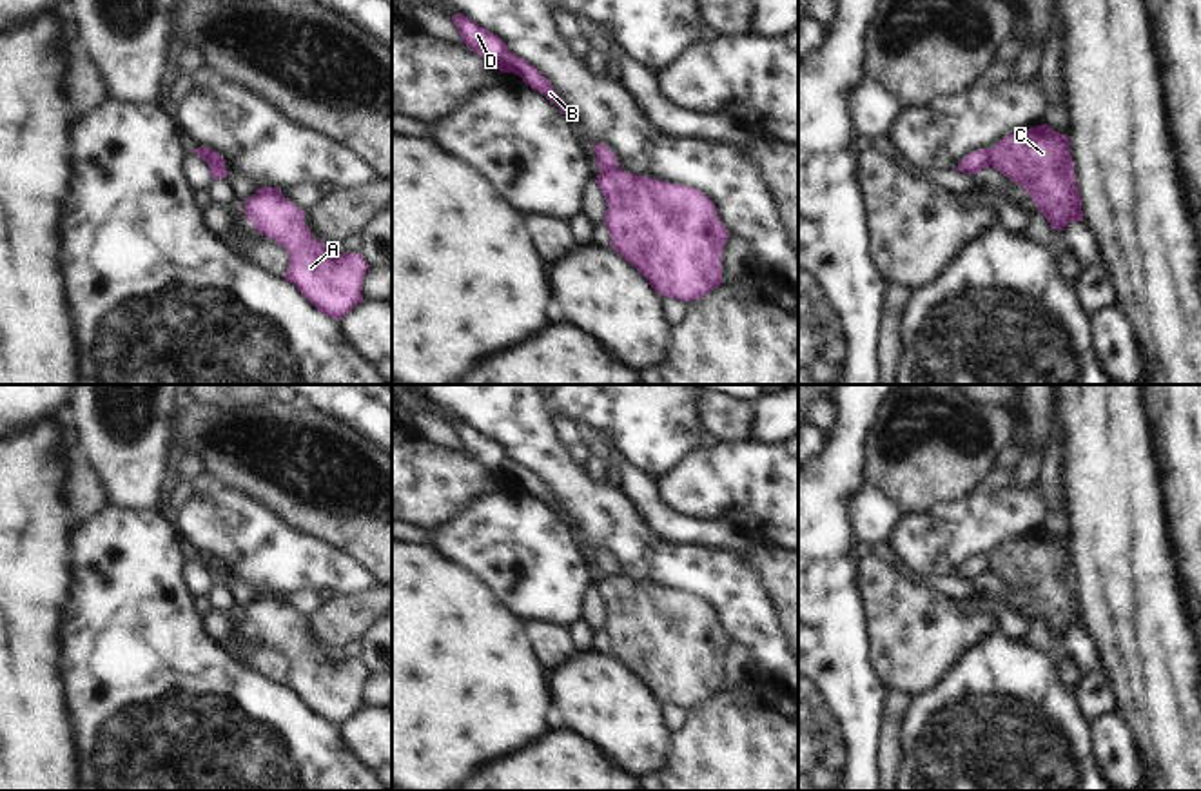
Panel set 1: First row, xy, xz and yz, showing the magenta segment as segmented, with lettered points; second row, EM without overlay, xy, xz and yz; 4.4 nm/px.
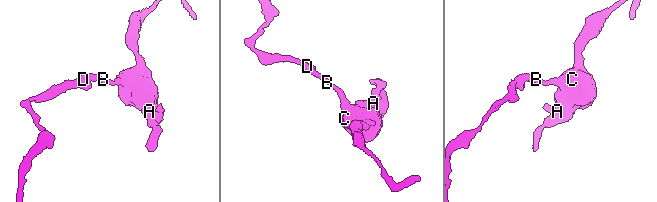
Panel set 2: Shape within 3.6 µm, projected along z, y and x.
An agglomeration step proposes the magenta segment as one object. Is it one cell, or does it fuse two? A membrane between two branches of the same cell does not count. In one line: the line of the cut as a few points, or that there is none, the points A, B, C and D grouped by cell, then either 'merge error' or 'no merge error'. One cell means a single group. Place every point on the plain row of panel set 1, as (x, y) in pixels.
cut in xy along (207, 568), (220, 568), (224, 572); A C / B D; merge error

